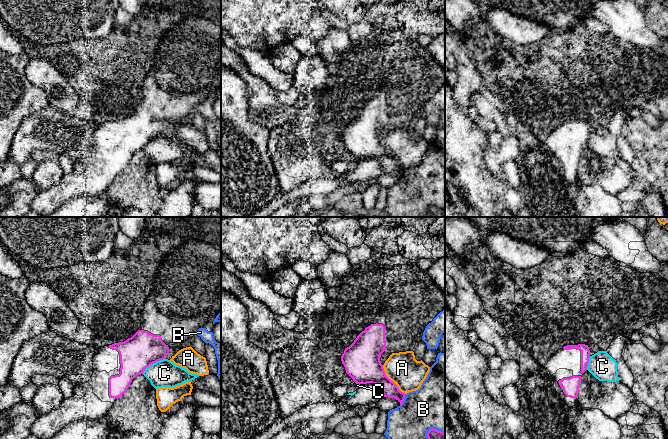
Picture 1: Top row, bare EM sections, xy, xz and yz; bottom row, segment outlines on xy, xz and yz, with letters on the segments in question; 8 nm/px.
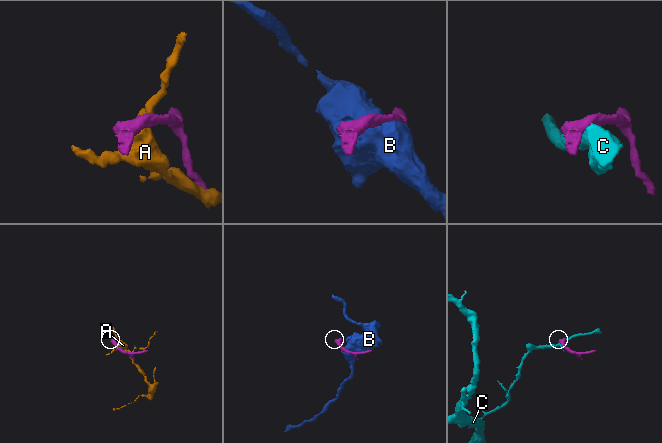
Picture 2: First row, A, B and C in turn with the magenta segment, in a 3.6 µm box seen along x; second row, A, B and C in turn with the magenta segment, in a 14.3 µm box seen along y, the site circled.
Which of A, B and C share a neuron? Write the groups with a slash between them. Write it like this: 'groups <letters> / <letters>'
groups A / B / C

